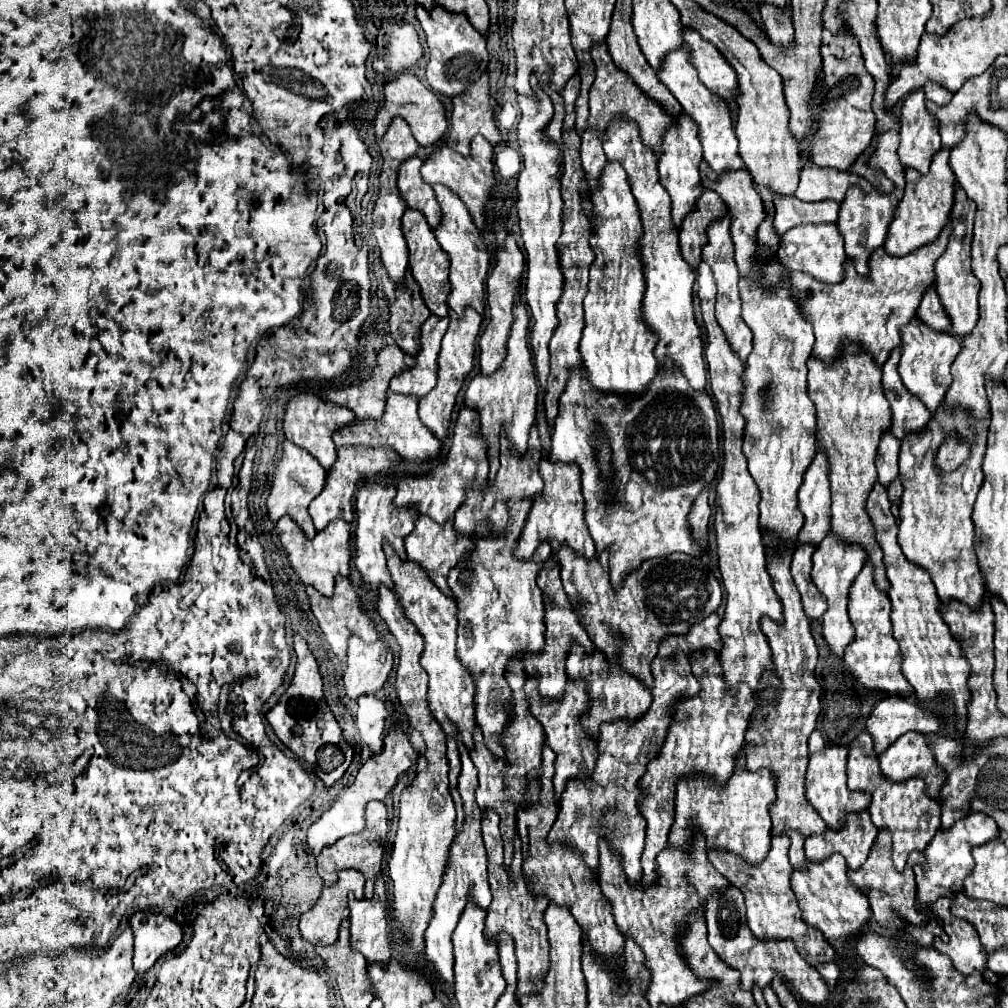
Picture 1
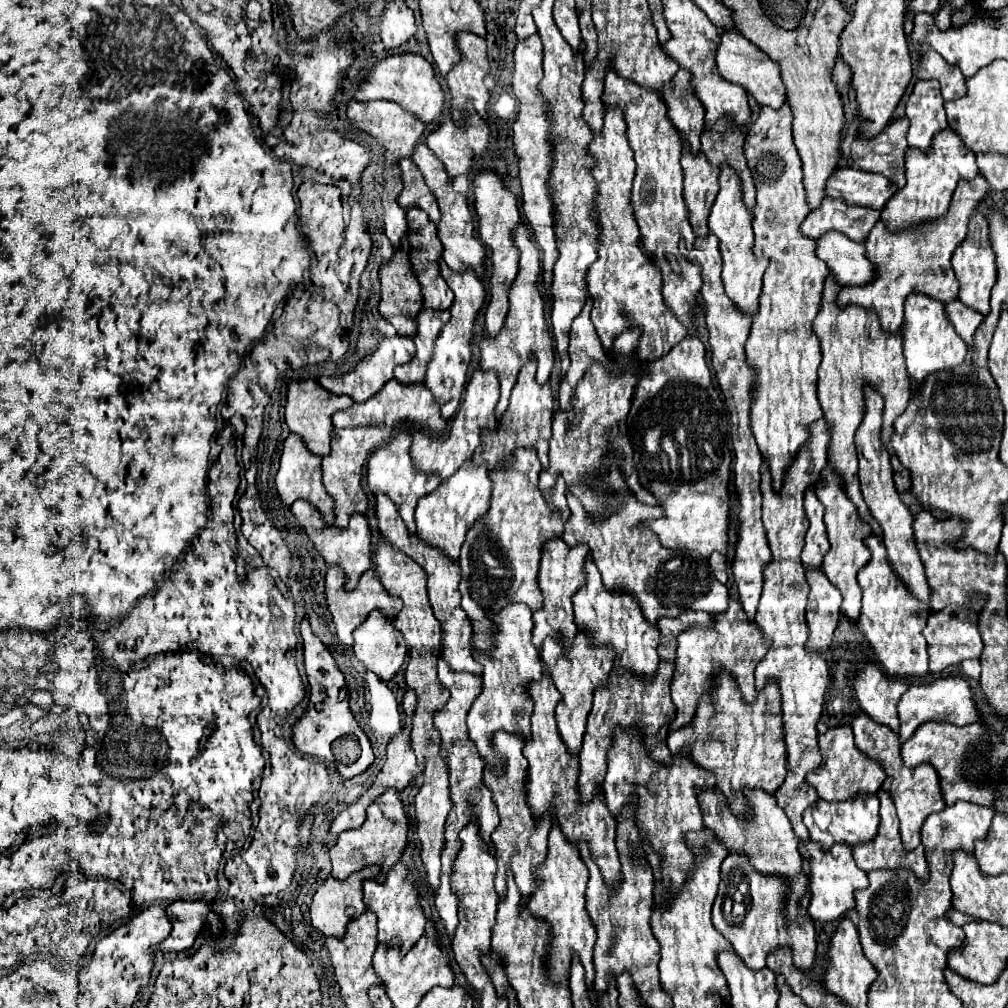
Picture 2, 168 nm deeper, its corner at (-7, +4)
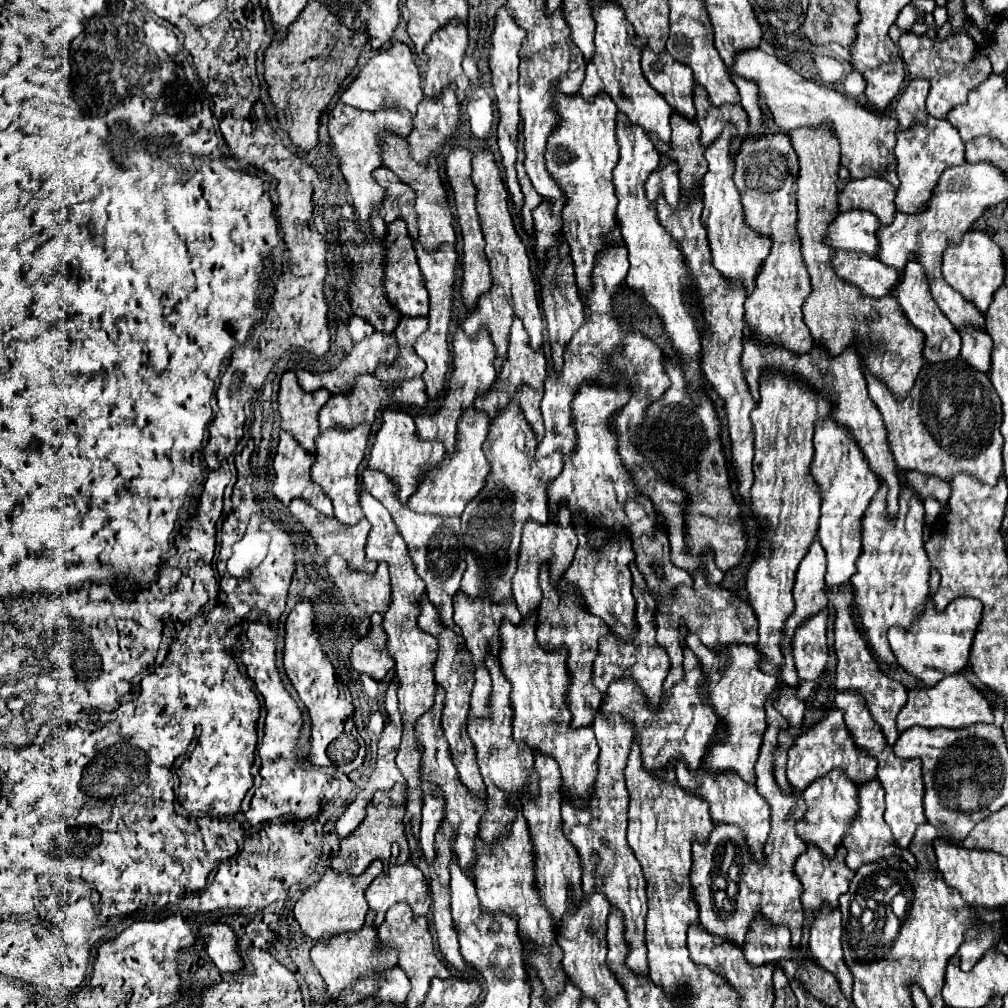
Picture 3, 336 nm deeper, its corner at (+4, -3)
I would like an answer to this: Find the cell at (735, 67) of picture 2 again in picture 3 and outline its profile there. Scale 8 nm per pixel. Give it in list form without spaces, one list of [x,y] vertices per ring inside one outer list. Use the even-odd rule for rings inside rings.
[[[761,48],[739,52],[735,56],[733,70],[735,74],[759,84],[761,102],[769,106],[775,124],[781,126],[785,132],[791,132],[795,128],[817,128],[821,124],[831,124],[831,130],[841,146],[841,166],[849,170],[851,178],[879,176],[891,182],[893,188],[897,188],[897,162],[893,148],[899,124],[895,118],[875,114],[861,106],[857,100],[833,88],[805,80],[775,54],[769,54]]]

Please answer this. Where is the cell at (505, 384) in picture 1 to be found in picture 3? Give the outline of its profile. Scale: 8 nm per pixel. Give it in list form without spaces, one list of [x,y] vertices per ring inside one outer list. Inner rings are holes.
[[[479,150],[473,154],[471,158],[471,180],[477,188],[477,214],[479,214],[479,224],[485,236],[485,254],[489,260],[489,268],[491,268],[491,278],[493,284],[489,288],[489,292],[485,296],[481,296],[481,300],[477,300],[477,308],[475,312],[465,320],[463,328],[469,336],[475,336],[481,328],[485,328],[491,338],[493,344],[497,348],[497,360],[495,360],[495,368],[497,372],[501,370],[501,364],[505,362],[505,354],[507,354],[507,338],[509,338],[509,328],[513,322],[513,316],[517,314],[523,324],[525,330],[531,336],[531,346],[533,348],[541,348],[541,330],[543,330],[543,316],[539,310],[539,302],[537,302],[537,290],[535,290],[535,280],[531,274],[531,262],[529,262],[529,254],[525,244],[521,242],[519,234],[515,232],[513,226],[513,218],[509,212],[509,192],[503,184],[501,178],[501,170],[495,162],[495,156],[491,150]]]

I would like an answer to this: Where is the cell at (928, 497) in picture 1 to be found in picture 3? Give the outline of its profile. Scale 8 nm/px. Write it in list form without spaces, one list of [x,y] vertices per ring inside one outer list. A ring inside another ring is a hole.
[[[963,358],[959,360],[949,360],[941,364],[927,364],[921,372],[919,378],[915,380],[915,386],[911,392],[903,398],[897,400],[881,380],[865,372],[867,378],[867,388],[873,404],[881,412],[881,418],[887,428],[887,440],[889,448],[895,456],[895,464],[899,470],[917,470],[923,474],[933,474],[941,476],[941,480],[951,482],[957,472],[969,472],[979,478],[983,484],[997,484],[1001,470],[1003,470],[1003,460],[1001,460],[1001,400],[989,380],[987,374],[975,370],[969,366]]]

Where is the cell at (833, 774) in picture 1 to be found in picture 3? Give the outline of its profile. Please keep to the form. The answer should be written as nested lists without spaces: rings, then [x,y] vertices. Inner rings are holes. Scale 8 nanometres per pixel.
[[[833,708],[827,712],[827,716],[823,720],[819,720],[817,724],[813,724],[807,732],[799,734],[797,740],[793,742],[793,748],[789,748],[789,760],[787,760],[787,780],[795,790],[805,790],[813,780],[825,776],[827,772],[831,772],[833,768],[843,766],[843,770],[847,772],[847,776],[855,782],[855,784],[863,784],[867,780],[875,778],[875,770],[877,770],[877,760],[871,758],[865,750],[857,750],[847,724],[843,720],[843,712],[839,708]]]

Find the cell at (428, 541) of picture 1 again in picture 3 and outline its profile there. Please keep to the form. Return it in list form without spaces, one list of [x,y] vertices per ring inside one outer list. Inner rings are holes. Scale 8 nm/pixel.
[[[469,406],[459,424],[457,424],[457,452],[453,456],[445,456],[443,462],[421,480],[417,486],[417,492],[409,498],[409,508],[415,512],[429,512],[429,514],[441,514],[441,516],[461,516],[469,500],[473,500],[479,490],[485,484],[485,478],[489,474],[489,462],[485,460],[485,454],[481,450],[487,434],[489,434],[489,416],[485,412],[477,412],[473,406]]]

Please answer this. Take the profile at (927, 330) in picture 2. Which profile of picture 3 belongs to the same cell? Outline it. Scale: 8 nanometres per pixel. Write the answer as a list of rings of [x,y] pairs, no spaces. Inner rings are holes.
[[[909,256],[907,266],[903,270],[903,282],[901,282],[901,286],[897,286],[895,296],[897,296],[905,316],[909,318],[909,322],[925,334],[925,360],[927,362],[955,360],[959,356],[959,350],[961,350],[961,336],[953,328],[953,324],[949,324],[949,320],[945,320],[945,314],[941,312],[941,308],[937,308],[937,304],[935,304],[935,300],[929,292],[927,276],[921,270],[921,264],[917,262],[917,256]]]

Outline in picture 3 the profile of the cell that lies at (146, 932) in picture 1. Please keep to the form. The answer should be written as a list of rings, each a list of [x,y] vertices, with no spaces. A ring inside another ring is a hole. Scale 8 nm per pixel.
[[[211,924],[201,926],[201,938],[205,944],[205,952],[215,962],[221,972],[239,972],[243,968],[243,960],[237,954],[237,934],[227,924]]]

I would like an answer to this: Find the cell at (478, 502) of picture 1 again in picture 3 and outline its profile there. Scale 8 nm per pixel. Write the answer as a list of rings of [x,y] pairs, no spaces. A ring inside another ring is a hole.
[[[513,320],[511,326],[511,334],[509,334],[509,348],[507,348],[507,358],[505,358],[505,366],[501,366],[499,376],[495,378],[495,386],[485,394],[485,396],[477,396],[477,404],[475,408],[483,410],[489,414],[489,418],[495,418],[495,414],[499,414],[511,400],[517,400],[521,404],[521,410],[527,418],[527,422],[533,426],[537,440],[541,440],[543,436],[543,418],[541,418],[541,396],[543,396],[543,382],[547,378],[547,360],[543,356],[543,350],[533,352],[531,344],[529,344],[529,334],[525,332],[521,320]]]

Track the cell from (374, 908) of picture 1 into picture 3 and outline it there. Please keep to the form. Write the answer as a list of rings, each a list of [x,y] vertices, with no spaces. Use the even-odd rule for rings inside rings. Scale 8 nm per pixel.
[[[395,864],[387,868],[385,874],[379,874],[371,886],[365,892],[367,904],[371,910],[375,910],[375,926],[381,926],[385,920],[387,910],[395,902],[407,902],[411,904],[413,912],[417,916],[425,916],[431,908],[431,896],[429,896],[429,884],[423,876],[423,872],[413,864]]]

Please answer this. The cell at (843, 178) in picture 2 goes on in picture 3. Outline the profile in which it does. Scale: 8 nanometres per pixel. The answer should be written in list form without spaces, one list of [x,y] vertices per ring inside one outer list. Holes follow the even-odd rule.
[[[877,176],[851,180],[839,194],[839,208],[841,212],[859,208],[873,212],[881,224],[891,224],[897,212],[895,208],[895,188]]]

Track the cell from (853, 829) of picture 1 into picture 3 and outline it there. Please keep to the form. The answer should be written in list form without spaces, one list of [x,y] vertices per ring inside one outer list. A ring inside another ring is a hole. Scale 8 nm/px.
[[[835,768],[833,772],[829,772],[829,776],[813,780],[813,784],[805,788],[803,796],[807,802],[807,814],[805,814],[806,832],[801,834],[801,838],[805,842],[815,844],[817,848],[823,850],[827,858],[831,858],[837,852],[843,840],[843,834],[849,830],[849,824],[853,822],[859,810],[857,808],[857,786],[849,780],[849,776],[841,772],[841,768]]]

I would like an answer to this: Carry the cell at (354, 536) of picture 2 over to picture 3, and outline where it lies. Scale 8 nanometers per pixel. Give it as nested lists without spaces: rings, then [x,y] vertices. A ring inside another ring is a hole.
[[[301,498],[293,500],[291,506],[289,506],[289,510],[291,510],[291,514],[309,530],[309,534],[315,538],[315,542],[317,542],[317,546],[321,548],[323,556],[329,558],[329,556],[333,556],[333,554],[341,554],[341,556],[347,560],[349,568],[351,568],[351,570],[357,570],[357,572],[373,574],[373,572],[377,570],[377,562],[375,562],[375,560],[369,560],[369,558],[365,556],[367,534],[369,534],[369,530],[371,530],[371,524],[369,524],[365,518],[363,518],[359,524],[355,524],[355,526],[343,526],[343,524],[339,524],[335,518],[327,518],[327,516],[319,514],[315,508],[311,508],[309,504],[305,504],[305,500],[301,500]]]

